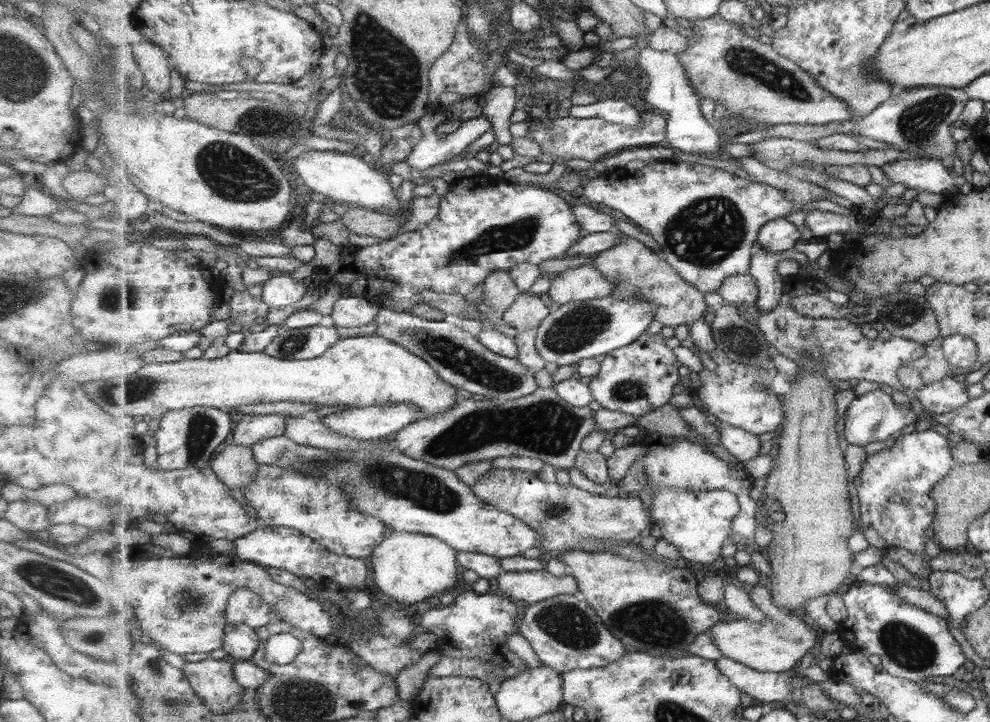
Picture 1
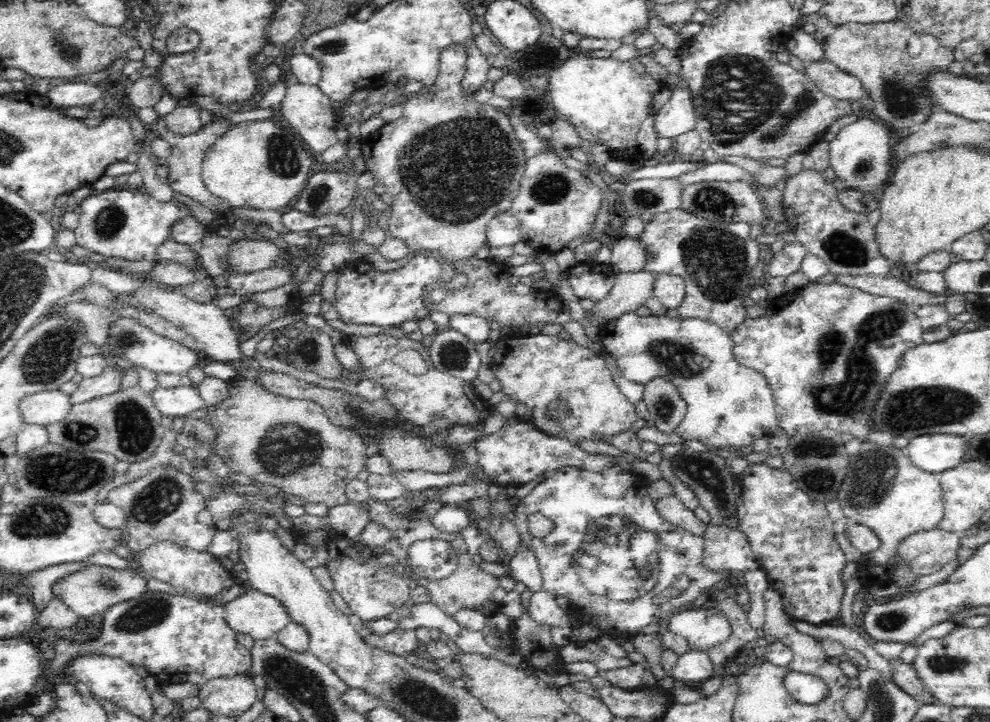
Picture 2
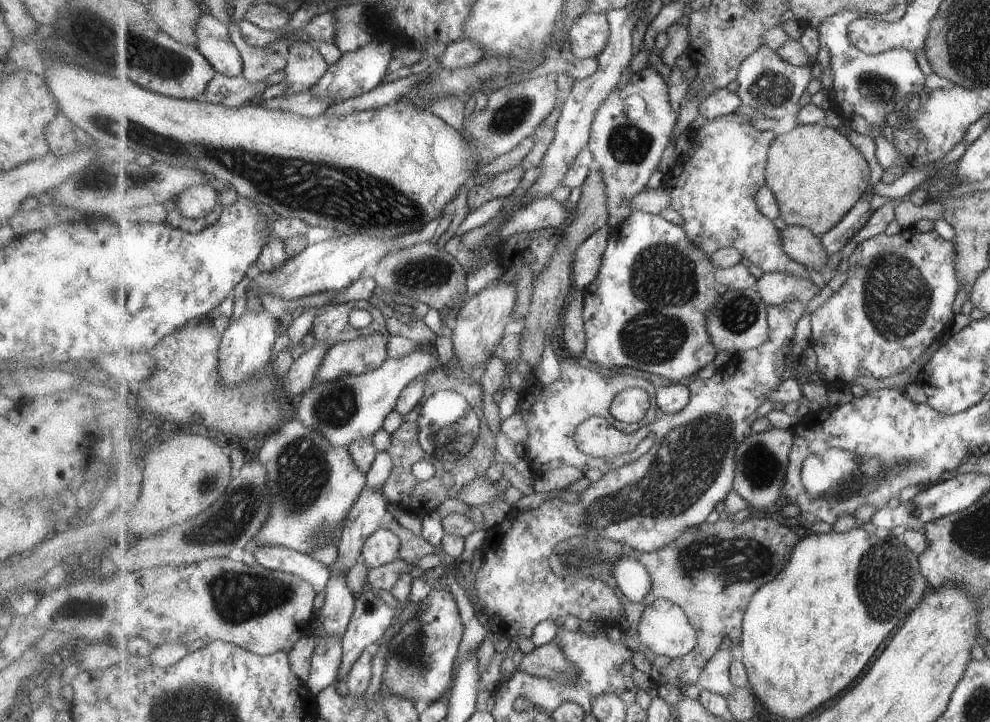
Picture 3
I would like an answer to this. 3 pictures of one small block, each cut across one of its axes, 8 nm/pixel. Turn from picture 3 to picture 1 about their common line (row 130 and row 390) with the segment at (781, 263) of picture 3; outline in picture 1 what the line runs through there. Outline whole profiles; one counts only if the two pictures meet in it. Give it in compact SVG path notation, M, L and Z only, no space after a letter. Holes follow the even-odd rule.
M719 347L708 352L716 369L707 370L704 368L696 375L699 386L693 393L693 403L702 408L714 420L721 423L728 423L730 426L741 428L753 435L779 432L785 420L785 408L780 398L775 396L771 384L777 376L777 368L772 362L767 362L765 367L758 367L742 362L734 361L725 351ZM755 384L764 386L763 390L757 390Z

